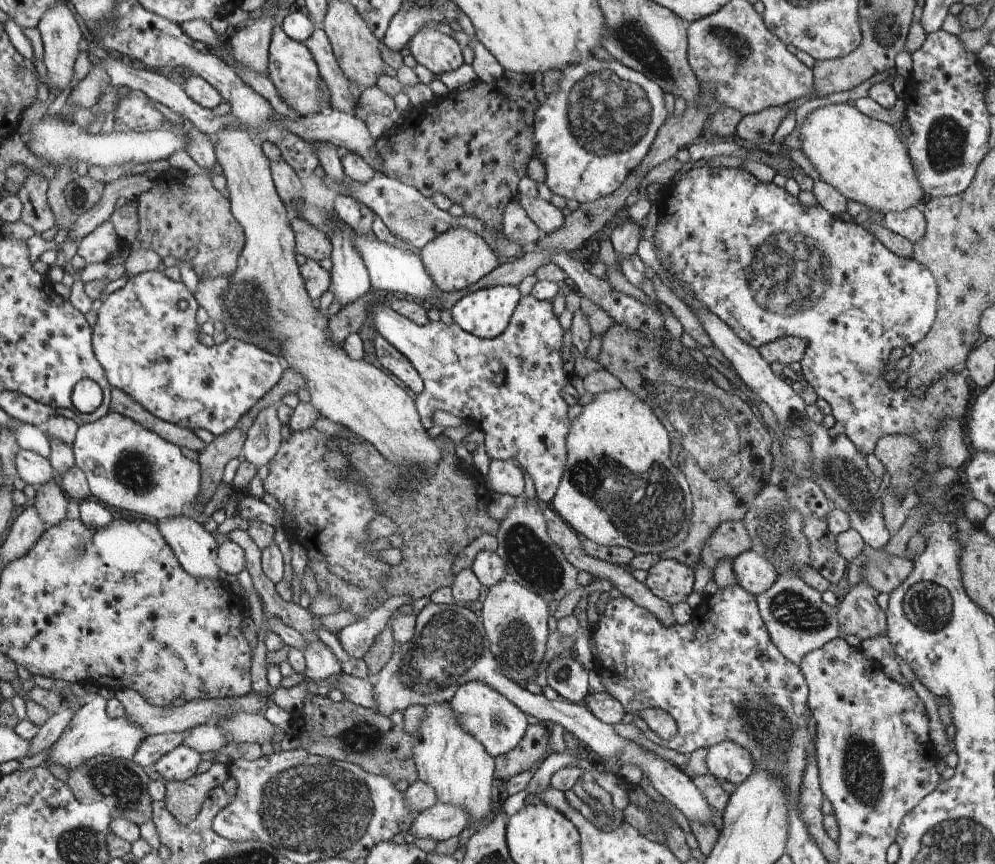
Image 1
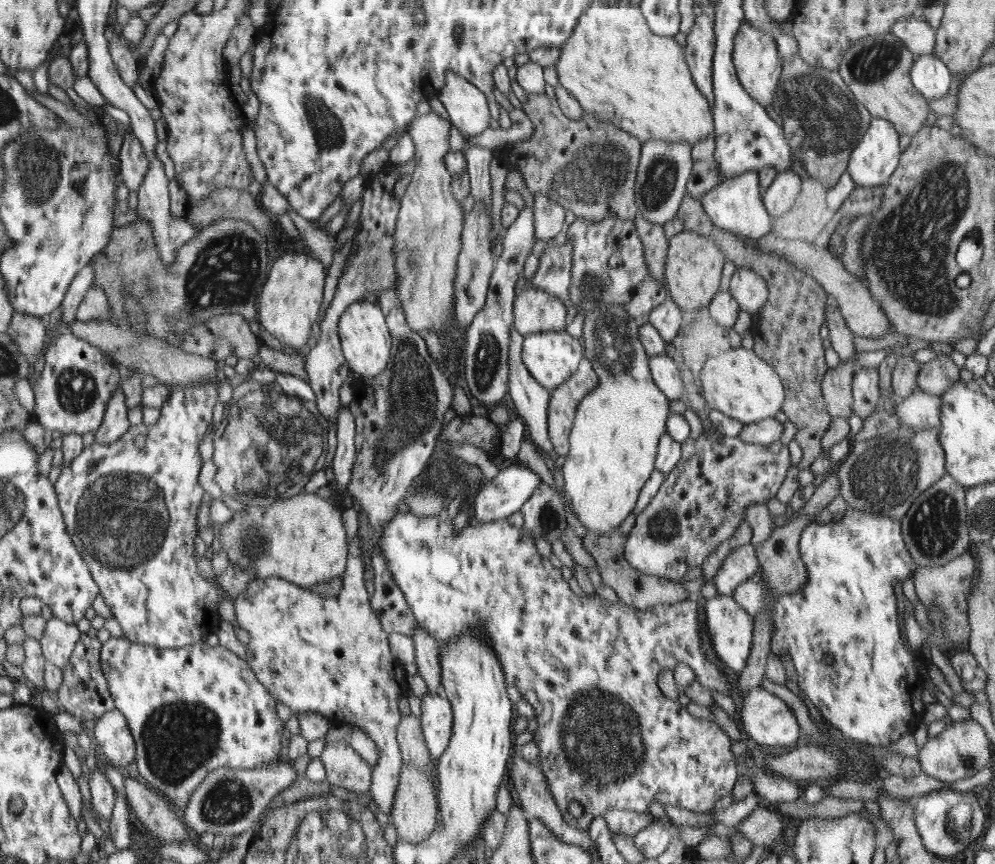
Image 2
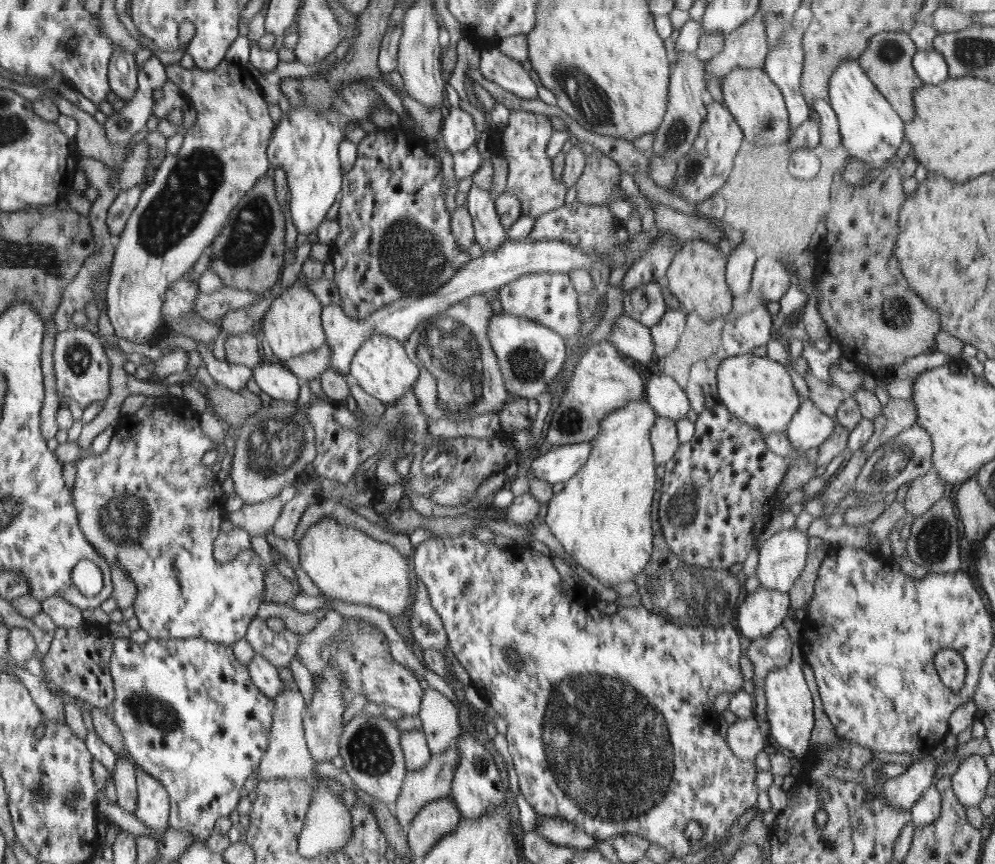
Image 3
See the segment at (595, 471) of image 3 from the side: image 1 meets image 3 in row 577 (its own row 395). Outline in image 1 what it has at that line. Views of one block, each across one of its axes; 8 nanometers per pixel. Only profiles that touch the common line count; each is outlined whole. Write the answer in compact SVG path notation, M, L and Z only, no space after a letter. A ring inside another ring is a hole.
M620 388L620 390L610 390L597 394L590 404L584 405L582 413L575 417L572 422L571 434L567 437L567 472L563 474L562 484L559 485L558 492L550 506L577 532L581 537L592 540L597 545L606 548L613 546L629 548L635 555L652 554L653 557L662 559L667 552L679 547L690 536L690 510L692 510L692 498L690 498L690 488L684 478L685 469L677 466L674 468L670 462L670 439L662 420L655 413L653 408L645 403L641 396L632 394L630 390Z

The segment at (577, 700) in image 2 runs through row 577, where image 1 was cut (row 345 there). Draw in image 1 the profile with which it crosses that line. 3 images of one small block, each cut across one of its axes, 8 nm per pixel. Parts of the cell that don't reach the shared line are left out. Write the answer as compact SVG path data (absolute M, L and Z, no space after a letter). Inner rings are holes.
M532 295L523 296L507 329L493 339L478 338L454 322L444 324L442 321L429 321L428 324L420 325L392 310L389 303L378 303L371 313L378 334L404 354L422 378L424 390L417 394L416 406L419 407L424 426L433 426L434 412L444 410L482 429L485 432L485 448L489 458L517 462L532 478L536 498L543 505L549 505L562 484L564 466L568 462L567 446L564 446L567 440L564 438L571 434L568 432L570 420L566 416L568 406L560 396L560 390L568 384L568 376L564 372L564 360L560 356L562 326L558 324L554 304Z

